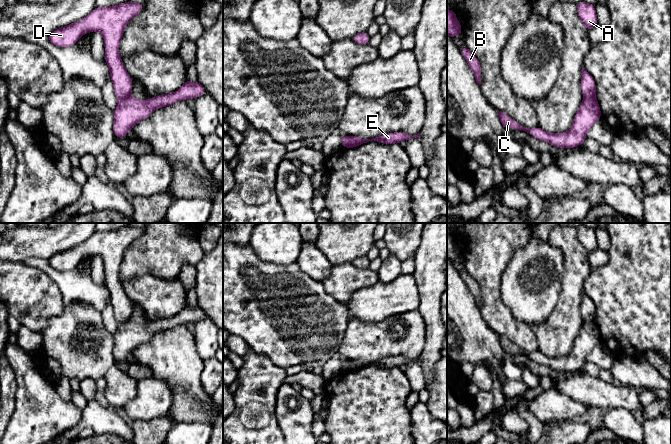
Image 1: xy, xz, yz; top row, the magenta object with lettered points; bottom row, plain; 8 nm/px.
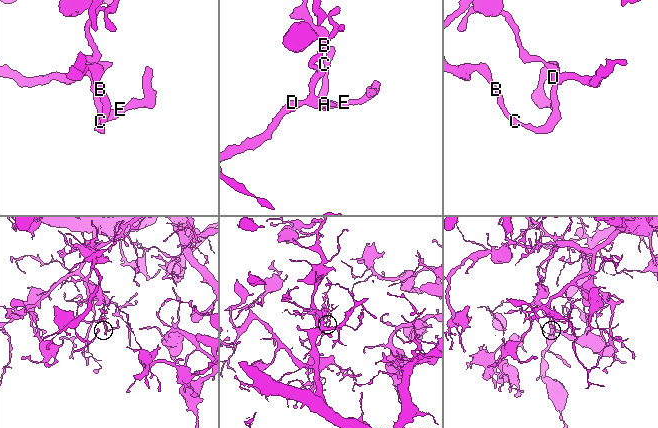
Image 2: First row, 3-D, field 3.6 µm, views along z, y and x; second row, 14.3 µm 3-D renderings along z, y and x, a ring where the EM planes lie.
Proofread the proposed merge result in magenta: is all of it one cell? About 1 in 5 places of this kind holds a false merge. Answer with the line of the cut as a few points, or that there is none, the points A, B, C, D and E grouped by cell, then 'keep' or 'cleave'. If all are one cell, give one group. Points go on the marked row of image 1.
cut in xz along (349, 136), (349, 144), (347, 146); A D / B C E; cleave

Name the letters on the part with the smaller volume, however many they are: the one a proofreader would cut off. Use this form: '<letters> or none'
A, D

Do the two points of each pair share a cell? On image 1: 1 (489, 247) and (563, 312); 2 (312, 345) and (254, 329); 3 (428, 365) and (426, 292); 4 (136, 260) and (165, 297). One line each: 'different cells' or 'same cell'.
1: same cell
2: same cell
3: same cell
4: different cells

